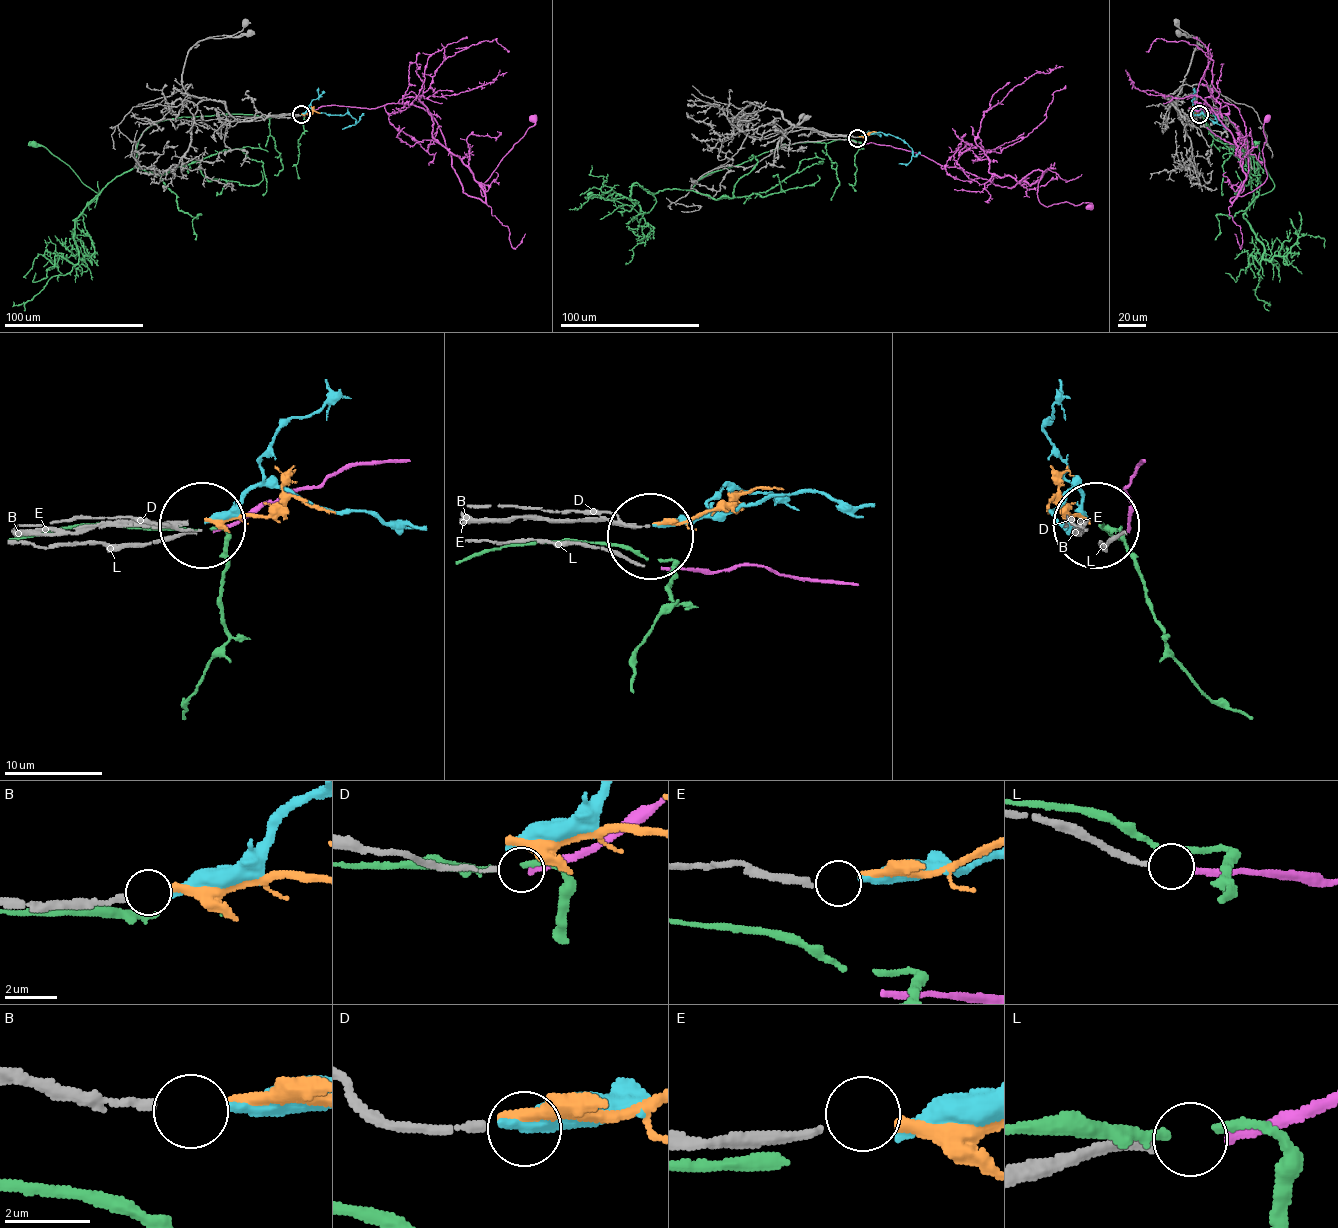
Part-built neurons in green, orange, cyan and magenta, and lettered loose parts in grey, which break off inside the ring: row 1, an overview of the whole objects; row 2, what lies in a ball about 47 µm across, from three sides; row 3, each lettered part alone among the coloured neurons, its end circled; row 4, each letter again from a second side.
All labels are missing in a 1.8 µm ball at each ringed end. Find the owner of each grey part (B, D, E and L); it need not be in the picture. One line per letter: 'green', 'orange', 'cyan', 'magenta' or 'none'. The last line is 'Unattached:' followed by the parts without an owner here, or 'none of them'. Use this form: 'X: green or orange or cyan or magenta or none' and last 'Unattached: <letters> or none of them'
B: cyan
D: none
E: orange
L: magenta
Unattached: D

